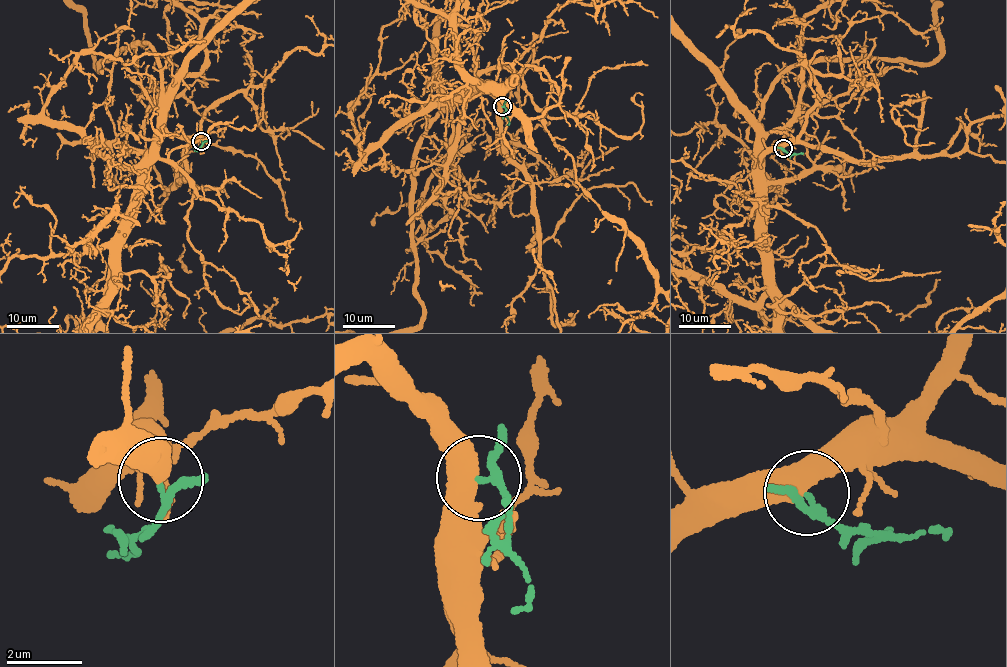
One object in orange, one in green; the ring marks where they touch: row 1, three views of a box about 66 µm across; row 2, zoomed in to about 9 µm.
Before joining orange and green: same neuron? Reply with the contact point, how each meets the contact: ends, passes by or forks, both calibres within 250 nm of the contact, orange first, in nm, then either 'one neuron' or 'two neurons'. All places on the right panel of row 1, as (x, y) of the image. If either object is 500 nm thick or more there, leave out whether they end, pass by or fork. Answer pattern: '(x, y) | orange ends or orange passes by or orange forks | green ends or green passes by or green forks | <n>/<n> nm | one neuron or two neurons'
(783, 148) | 500/150 nm | two neurons

